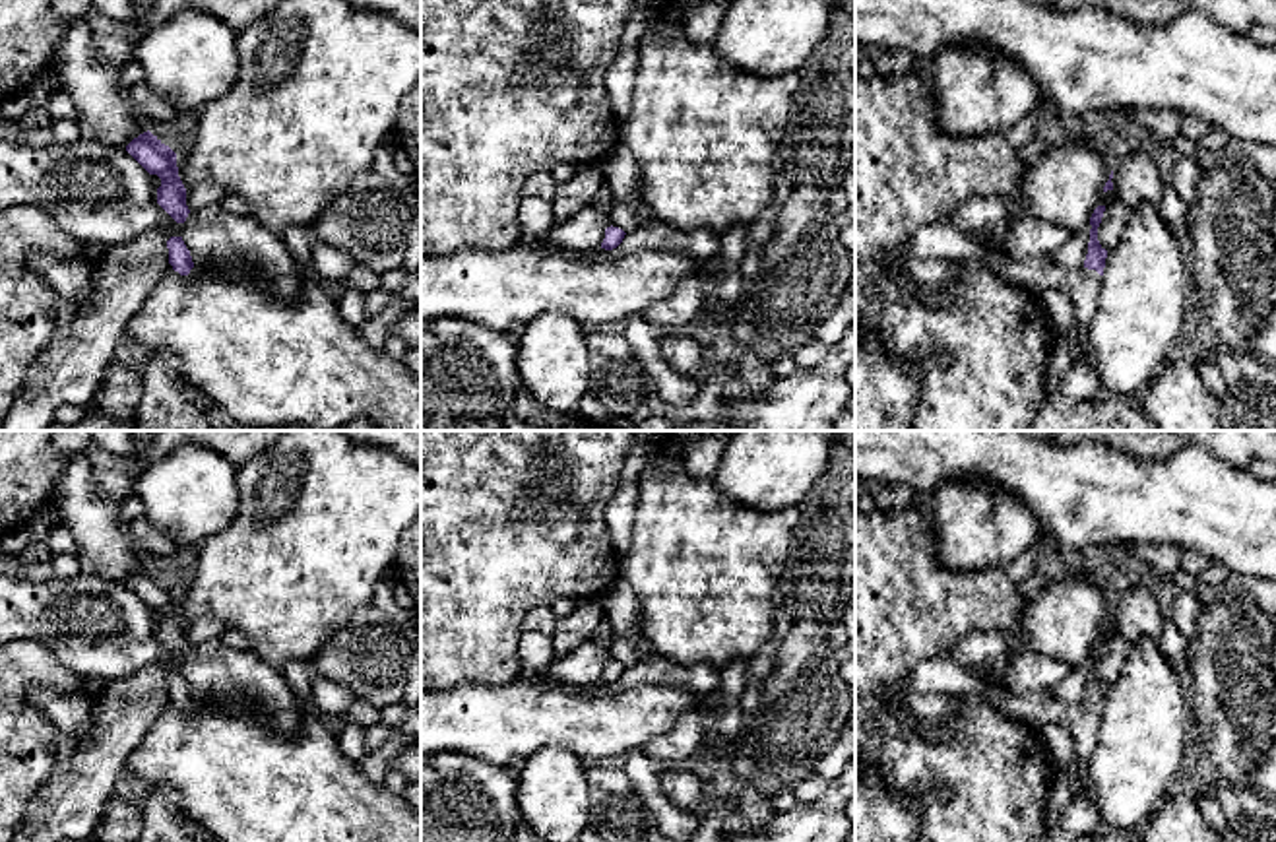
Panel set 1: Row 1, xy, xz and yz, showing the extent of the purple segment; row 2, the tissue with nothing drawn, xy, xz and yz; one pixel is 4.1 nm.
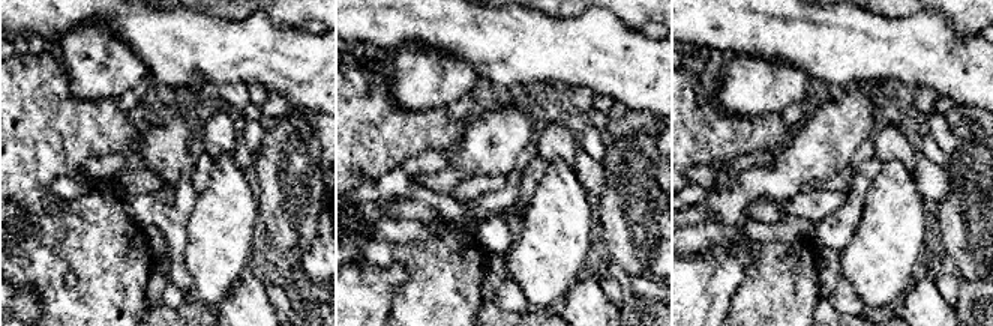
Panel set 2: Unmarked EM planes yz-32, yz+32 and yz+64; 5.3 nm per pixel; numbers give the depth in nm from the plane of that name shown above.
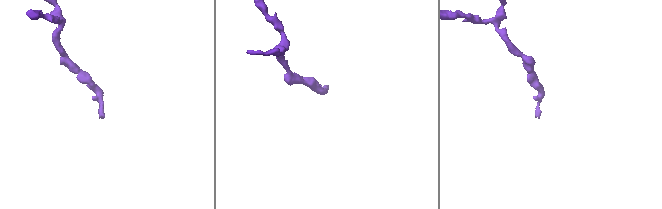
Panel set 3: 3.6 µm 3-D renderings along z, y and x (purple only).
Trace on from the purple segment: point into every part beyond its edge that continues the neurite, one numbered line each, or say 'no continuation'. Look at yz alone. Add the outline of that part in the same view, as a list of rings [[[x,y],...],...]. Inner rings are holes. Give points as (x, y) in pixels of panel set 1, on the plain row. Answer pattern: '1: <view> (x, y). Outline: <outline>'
1: yz (941, 674). Outline: [[[935,656],[923,660],[908,677],[898,679],[896,687],[908,693],[948,693],[966,695],[975,691],[989,698],[997,708],[1024,720],[1026,724],[1063,724],[1069,728],[1074,747],[1074,770],[1078,774],[1076,795],[1094,801],[1090,782],[1086,778],[1086,764],[1094,751],[1101,710],[1096,704],[1078,702],[1067,704],[1049,695],[1049,689],[1032,691],[1028,695],[1014,695],[1003,685],[987,683],[972,671],[960,667],[948,656]]]

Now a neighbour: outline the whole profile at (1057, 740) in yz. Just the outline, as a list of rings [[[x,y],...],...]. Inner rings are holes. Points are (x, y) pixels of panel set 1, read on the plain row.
[[[1049,722],[1049,724],[1039,724],[1037,731],[1053,766],[1074,764],[1076,747],[1067,726]]]

